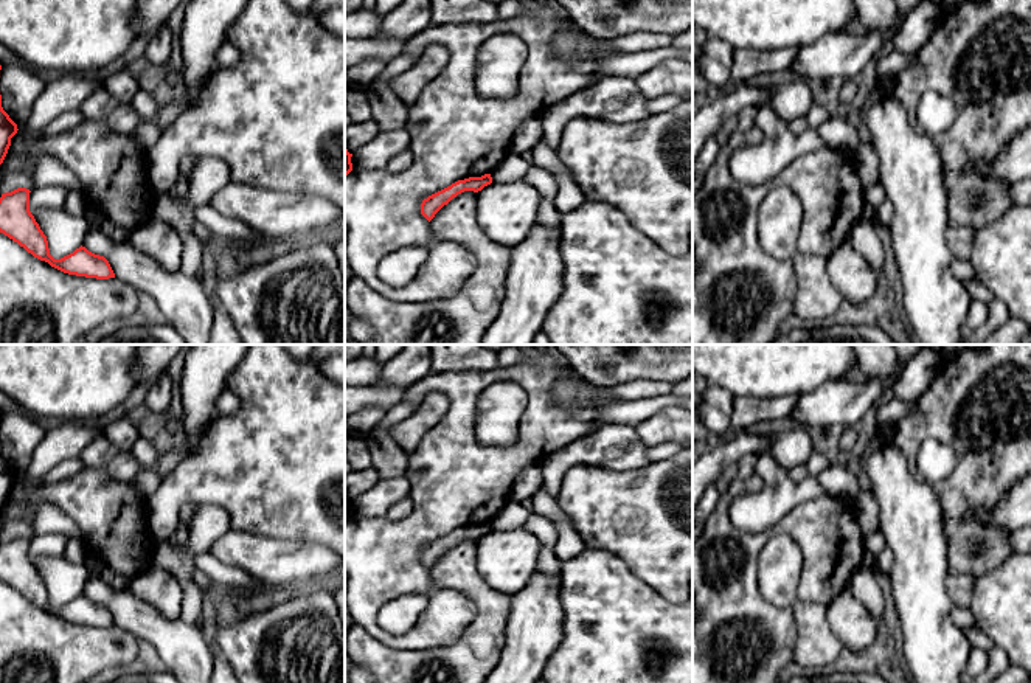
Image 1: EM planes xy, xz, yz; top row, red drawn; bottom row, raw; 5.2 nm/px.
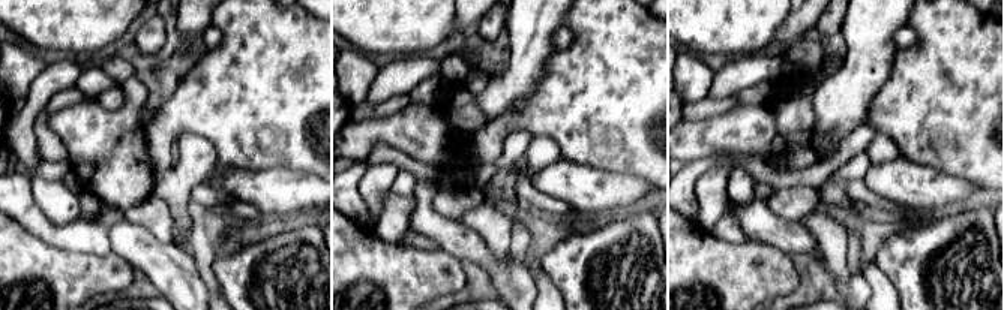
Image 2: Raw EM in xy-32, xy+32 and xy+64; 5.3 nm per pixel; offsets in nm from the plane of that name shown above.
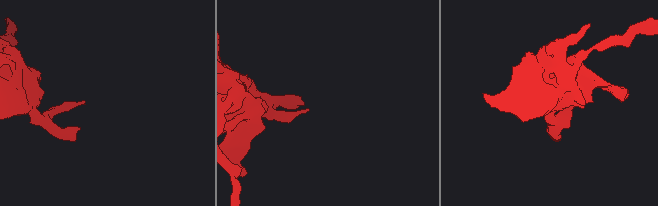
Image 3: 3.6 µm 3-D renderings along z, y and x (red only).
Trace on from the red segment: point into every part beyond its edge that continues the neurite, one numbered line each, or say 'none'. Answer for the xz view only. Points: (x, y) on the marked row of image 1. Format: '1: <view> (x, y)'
none

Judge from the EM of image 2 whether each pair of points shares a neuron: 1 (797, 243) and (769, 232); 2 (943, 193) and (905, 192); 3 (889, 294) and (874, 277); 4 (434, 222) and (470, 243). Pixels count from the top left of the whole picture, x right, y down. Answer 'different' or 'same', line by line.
1: same
2: same
3: same
4: same

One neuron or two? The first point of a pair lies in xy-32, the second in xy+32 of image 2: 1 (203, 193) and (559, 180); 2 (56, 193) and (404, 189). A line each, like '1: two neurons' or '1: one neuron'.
1: two neurons
2: two neurons

